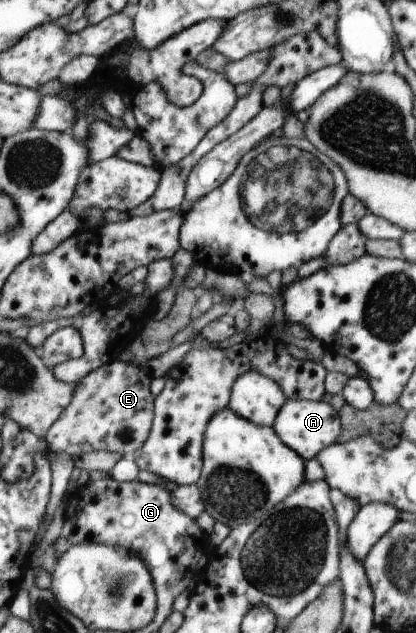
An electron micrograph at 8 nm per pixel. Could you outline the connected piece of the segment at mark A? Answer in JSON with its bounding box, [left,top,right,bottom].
[272,399,340,461]

